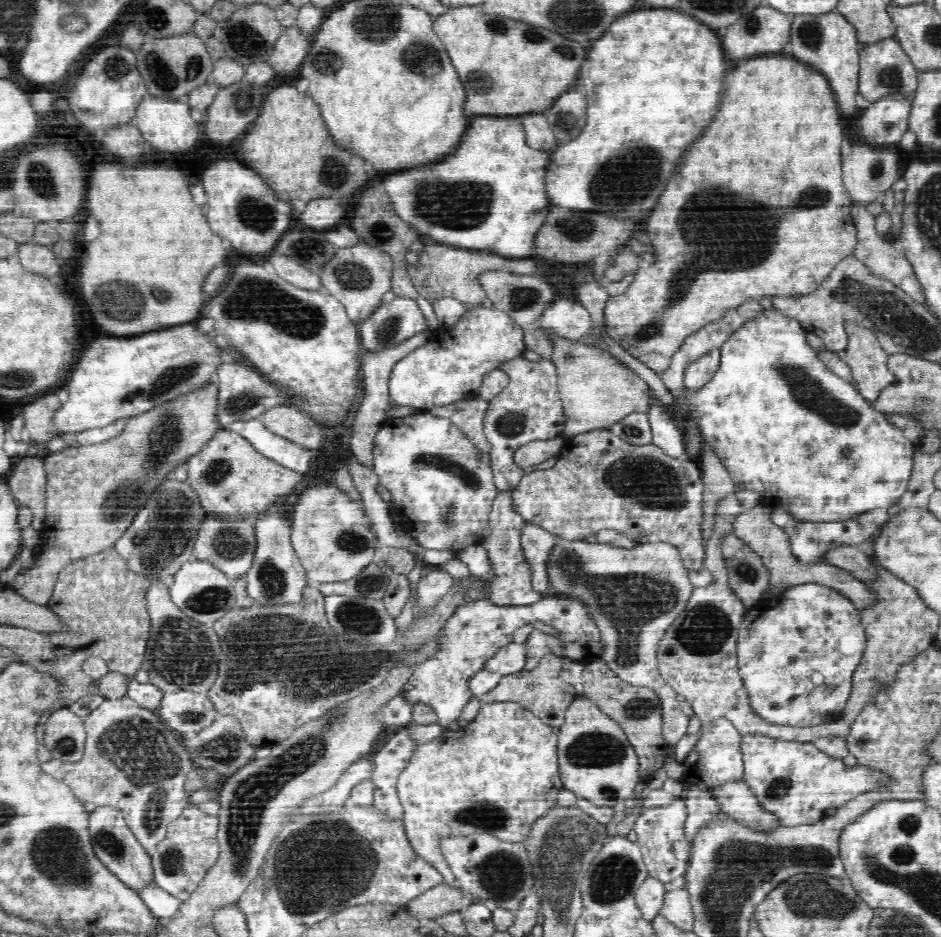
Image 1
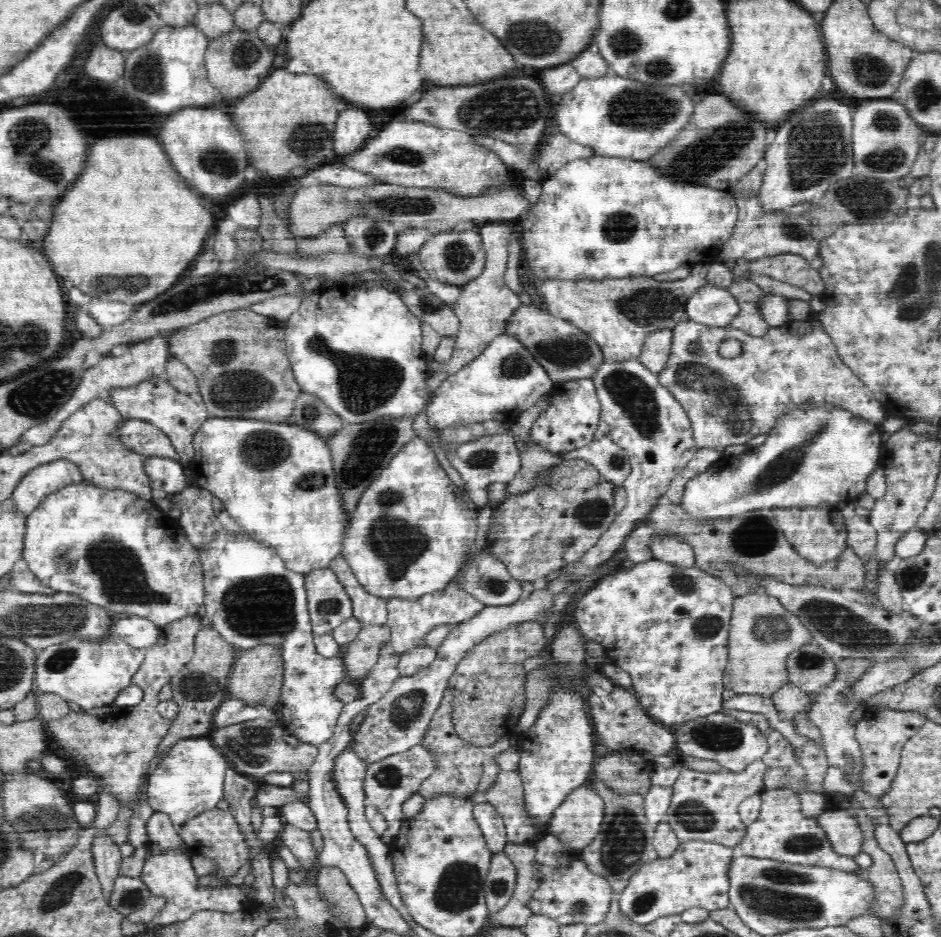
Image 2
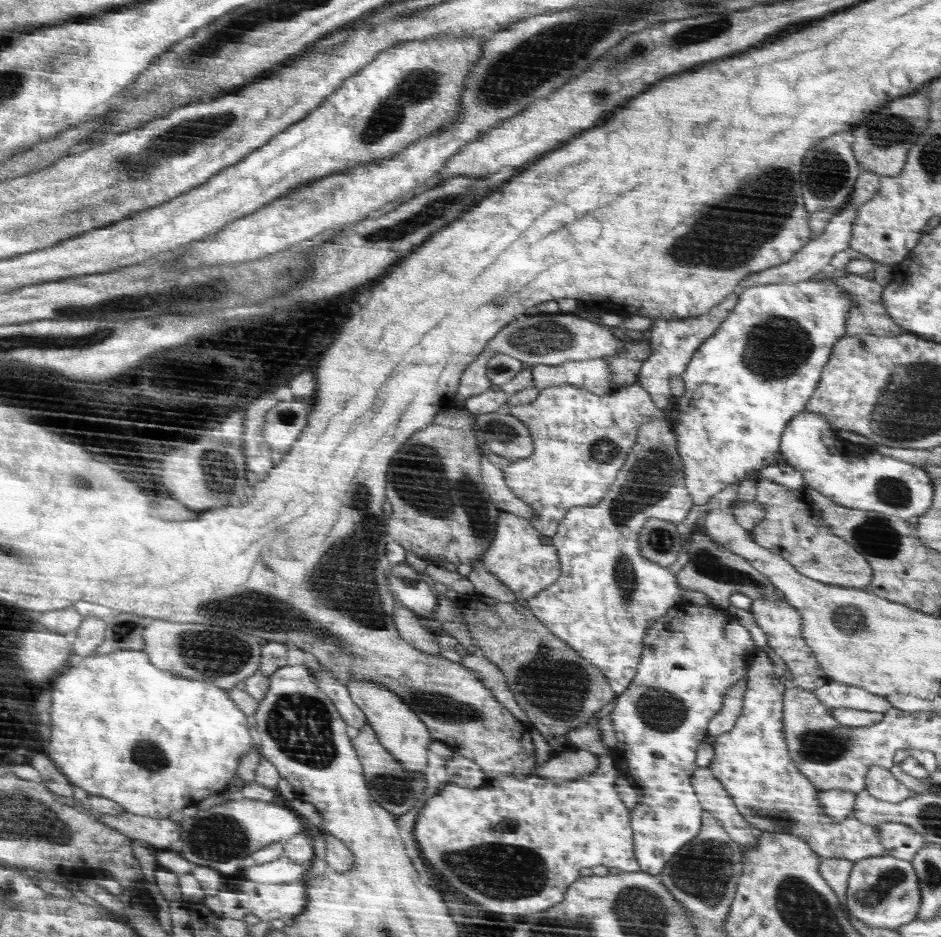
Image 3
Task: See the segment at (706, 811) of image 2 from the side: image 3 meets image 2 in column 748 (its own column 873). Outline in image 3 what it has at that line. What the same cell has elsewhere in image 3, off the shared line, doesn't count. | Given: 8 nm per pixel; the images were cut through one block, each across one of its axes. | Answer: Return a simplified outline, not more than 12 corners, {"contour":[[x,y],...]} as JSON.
{"contour":[[872,765],[865,790],[894,804],[914,794],[893,772]]}

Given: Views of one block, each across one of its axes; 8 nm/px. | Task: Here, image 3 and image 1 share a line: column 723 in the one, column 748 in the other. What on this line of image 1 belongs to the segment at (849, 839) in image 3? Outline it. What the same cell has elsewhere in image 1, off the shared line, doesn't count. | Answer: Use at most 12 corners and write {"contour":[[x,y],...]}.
{"contour":[[741,741],[743,778],[782,826],[883,785],[814,743]]}

